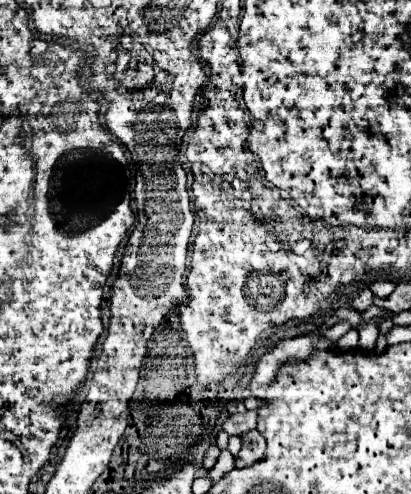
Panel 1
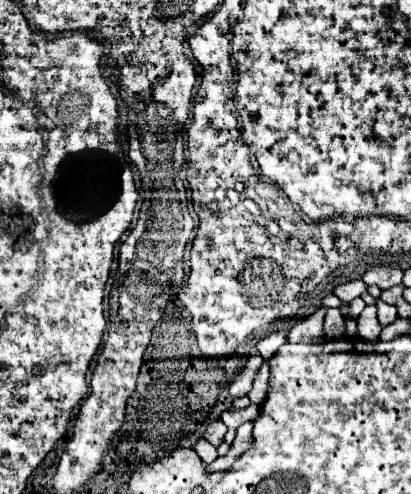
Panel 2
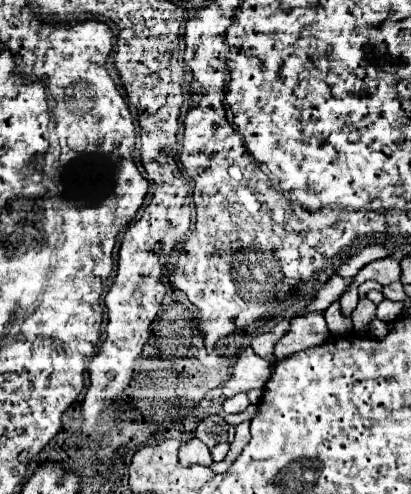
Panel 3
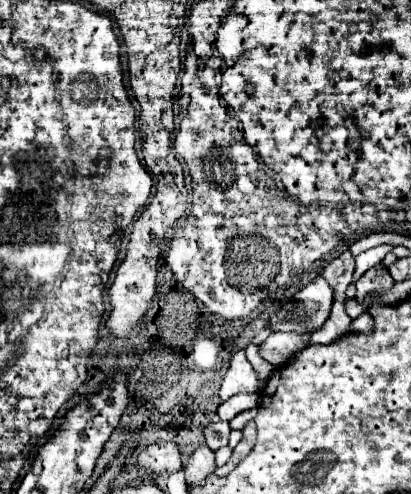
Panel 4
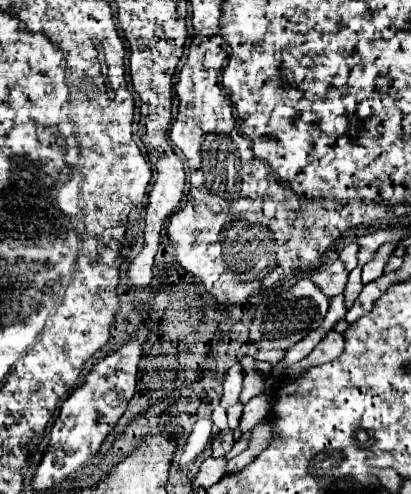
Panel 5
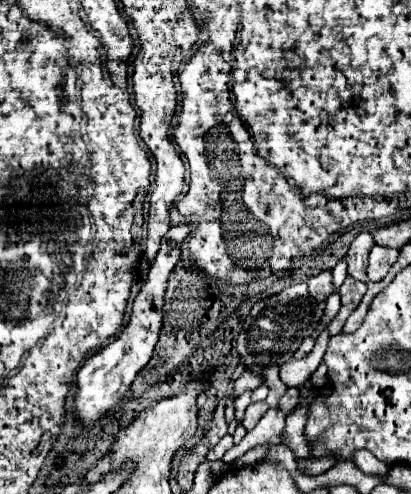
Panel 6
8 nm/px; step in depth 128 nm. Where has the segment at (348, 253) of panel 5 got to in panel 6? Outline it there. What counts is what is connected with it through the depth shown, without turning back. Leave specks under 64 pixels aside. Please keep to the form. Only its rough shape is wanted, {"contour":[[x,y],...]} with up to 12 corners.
{"contour":[[342,258],[334,268],[334,286],[340,284],[348,276],[346,258]]}

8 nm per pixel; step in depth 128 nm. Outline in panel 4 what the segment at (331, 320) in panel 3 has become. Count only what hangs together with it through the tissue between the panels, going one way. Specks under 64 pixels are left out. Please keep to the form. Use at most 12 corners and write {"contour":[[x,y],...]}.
{"contour":[[370,294],[362,304],[354,298],[346,300],[346,312],[350,318],[360,316],[368,309]]}

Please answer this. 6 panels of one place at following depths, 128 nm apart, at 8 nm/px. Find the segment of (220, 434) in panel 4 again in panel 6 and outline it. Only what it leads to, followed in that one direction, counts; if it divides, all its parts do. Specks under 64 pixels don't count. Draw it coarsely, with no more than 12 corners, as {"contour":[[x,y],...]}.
{"contour":[[226,434],[210,452],[208,460],[220,460],[234,446]]}

